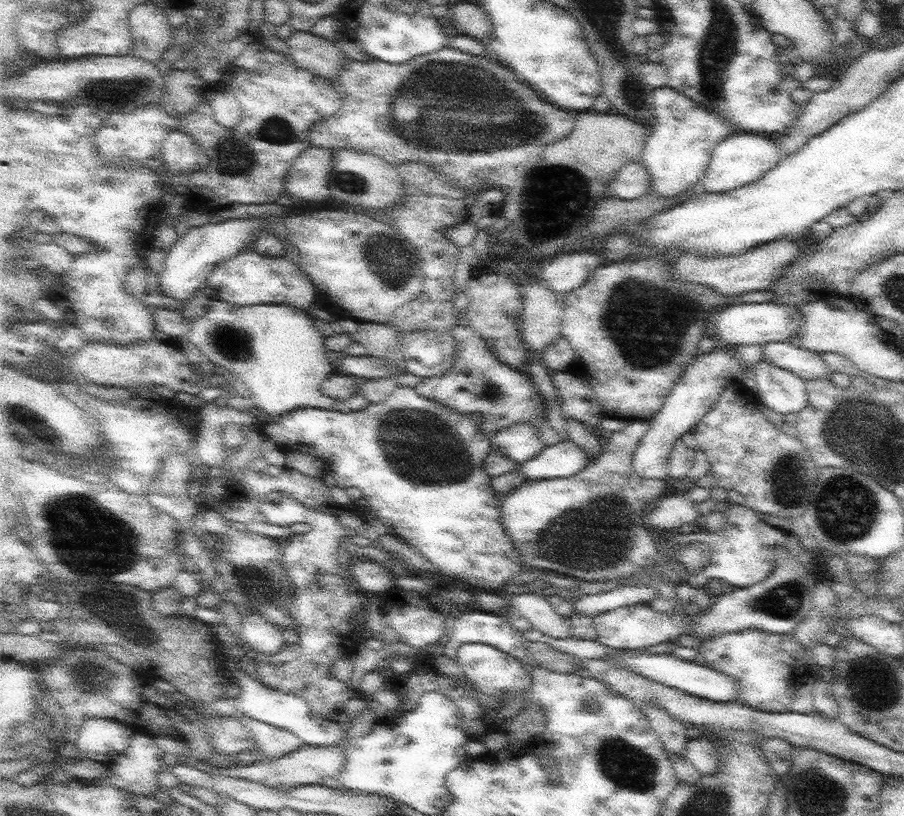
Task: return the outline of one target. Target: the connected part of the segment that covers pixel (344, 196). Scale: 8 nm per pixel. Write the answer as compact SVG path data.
M347 148L334 151L328 186L331 196L348 206L358 204L366 208L392 210L390 206L395 206L396 202L405 197L405 182L395 166L375 154Z

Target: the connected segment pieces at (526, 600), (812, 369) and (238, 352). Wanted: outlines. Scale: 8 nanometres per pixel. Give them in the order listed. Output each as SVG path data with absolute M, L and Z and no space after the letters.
M530 592L509 596L508 601L518 610L520 616L528 619L532 628L554 639L561 640L572 636L570 617L558 614L545 596Z
M790 341L765 344L762 362L790 370L792 374L803 378L805 382L818 380L818 378L830 378L830 370L824 364L824 358L821 354L794 346Z
M218 298L211 299L207 311L194 319L186 343L196 346L208 358L208 367L228 369L228 377L236 376L238 383L248 389L250 400L256 410L268 416L280 418L294 408L329 410L336 400L322 393L322 386L334 375L328 360L324 333L318 329L313 318L302 309L288 302L262 303L252 306L231 306Z

